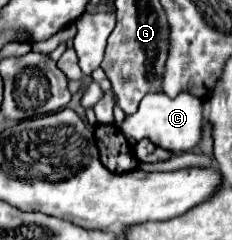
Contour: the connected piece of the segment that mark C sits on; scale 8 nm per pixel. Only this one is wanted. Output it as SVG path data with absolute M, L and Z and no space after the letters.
M148 92L134 114L126 114L126 118L118 124L124 136L140 142L150 140L154 146L160 146L164 150L170 150L174 154L186 152L194 148L202 140L202 122L204 122L204 110L202 100L192 94L178 94L176 98L168 98L164 92Z

